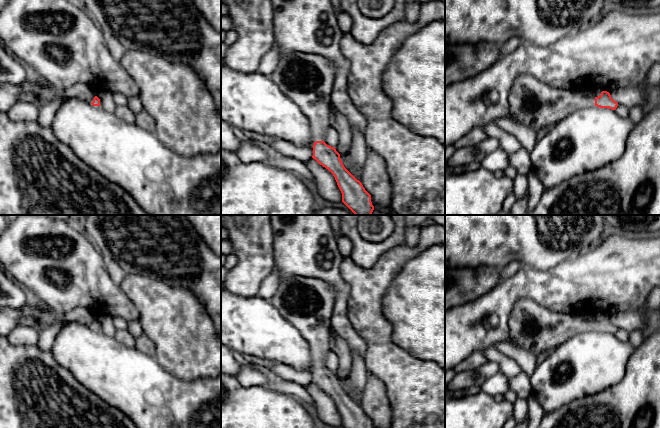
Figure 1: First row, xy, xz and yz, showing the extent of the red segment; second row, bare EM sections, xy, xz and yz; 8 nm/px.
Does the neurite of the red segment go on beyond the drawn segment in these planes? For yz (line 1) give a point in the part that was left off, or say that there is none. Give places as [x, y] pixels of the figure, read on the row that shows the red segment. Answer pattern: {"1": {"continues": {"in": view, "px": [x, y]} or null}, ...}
{"1": {"continues": {"in": "yz", "px": [534, 104]}}}

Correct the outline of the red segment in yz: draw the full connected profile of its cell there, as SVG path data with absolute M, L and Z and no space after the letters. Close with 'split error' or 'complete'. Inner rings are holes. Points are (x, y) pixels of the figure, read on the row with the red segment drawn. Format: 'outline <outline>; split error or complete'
outline M529 74L517 76L510 89L508 100L511 120L538 132L545 128L551 128L566 116L579 109L597 106L615 110L618 106L618 103L611 98L610 93L607 91L602 91L600 96L594 97L574 90L556 89Z; split error

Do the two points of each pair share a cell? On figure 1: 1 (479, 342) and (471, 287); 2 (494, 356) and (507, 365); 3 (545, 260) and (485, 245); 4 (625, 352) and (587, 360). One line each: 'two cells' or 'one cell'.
1: two cells
2: one cell
3: one cell
4: one cell

